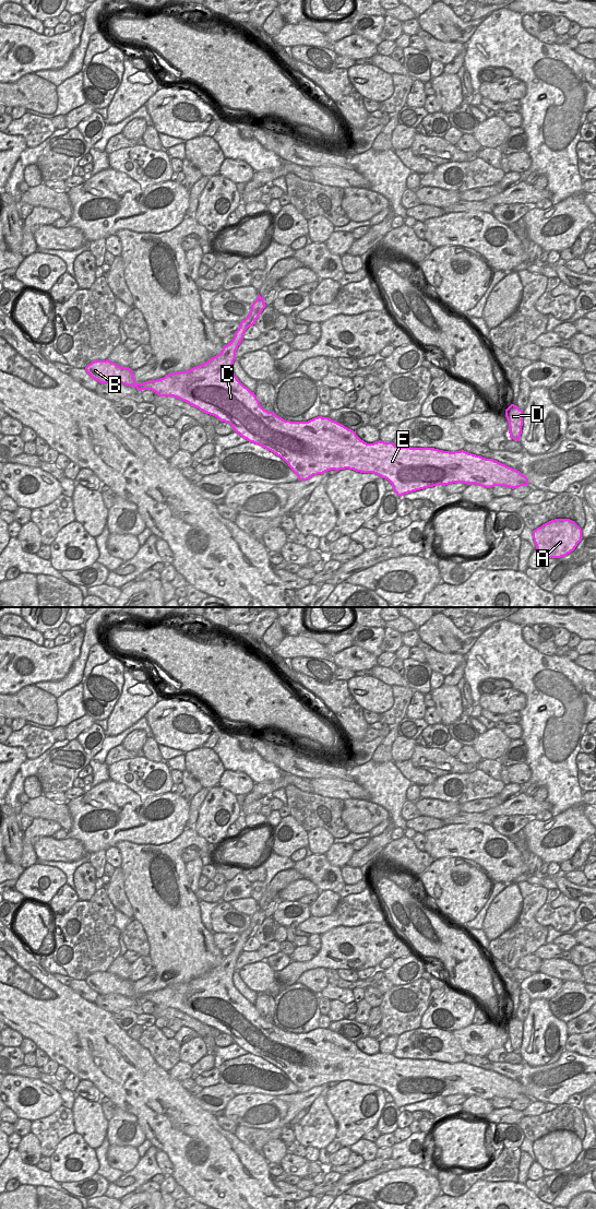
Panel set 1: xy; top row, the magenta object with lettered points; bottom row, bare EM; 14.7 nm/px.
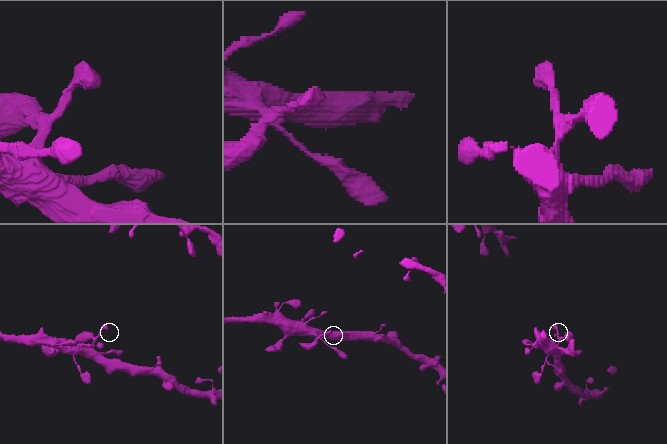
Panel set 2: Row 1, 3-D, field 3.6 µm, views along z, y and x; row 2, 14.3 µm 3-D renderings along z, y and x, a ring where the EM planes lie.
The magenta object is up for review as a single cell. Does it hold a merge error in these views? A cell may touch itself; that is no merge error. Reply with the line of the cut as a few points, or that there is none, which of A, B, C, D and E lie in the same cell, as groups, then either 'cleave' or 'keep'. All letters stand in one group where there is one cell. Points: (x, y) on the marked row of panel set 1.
no cut | A B C D E | keep

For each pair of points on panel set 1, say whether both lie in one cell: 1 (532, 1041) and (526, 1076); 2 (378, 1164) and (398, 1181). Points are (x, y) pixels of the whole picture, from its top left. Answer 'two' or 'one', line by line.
1: two
2: two

